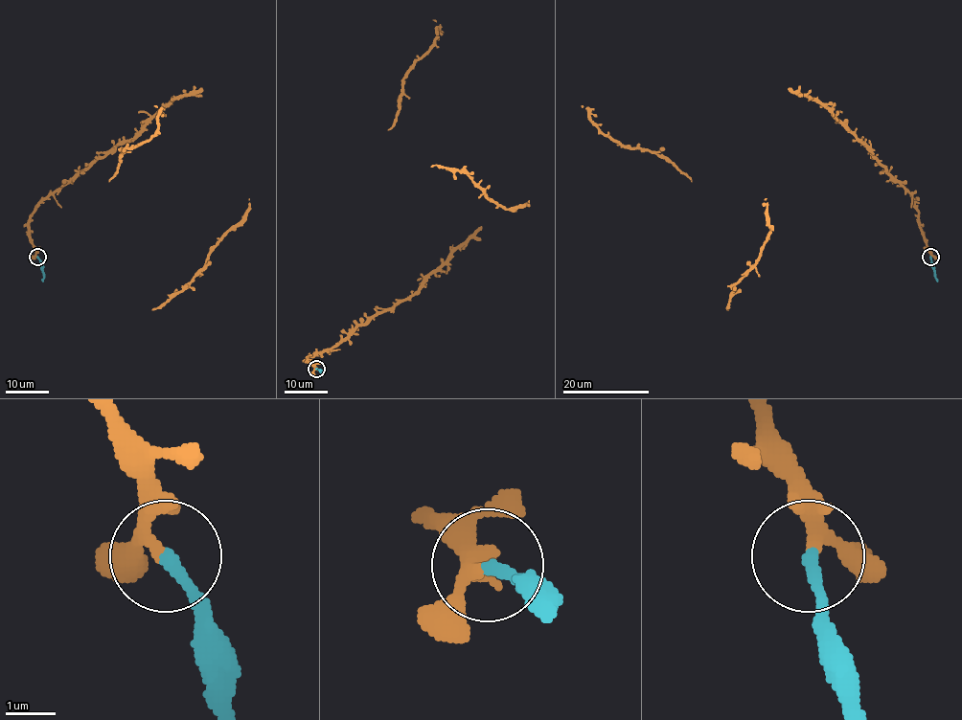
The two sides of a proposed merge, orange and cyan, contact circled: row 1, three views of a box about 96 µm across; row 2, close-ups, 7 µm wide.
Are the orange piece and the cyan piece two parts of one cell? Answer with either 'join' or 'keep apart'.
join

